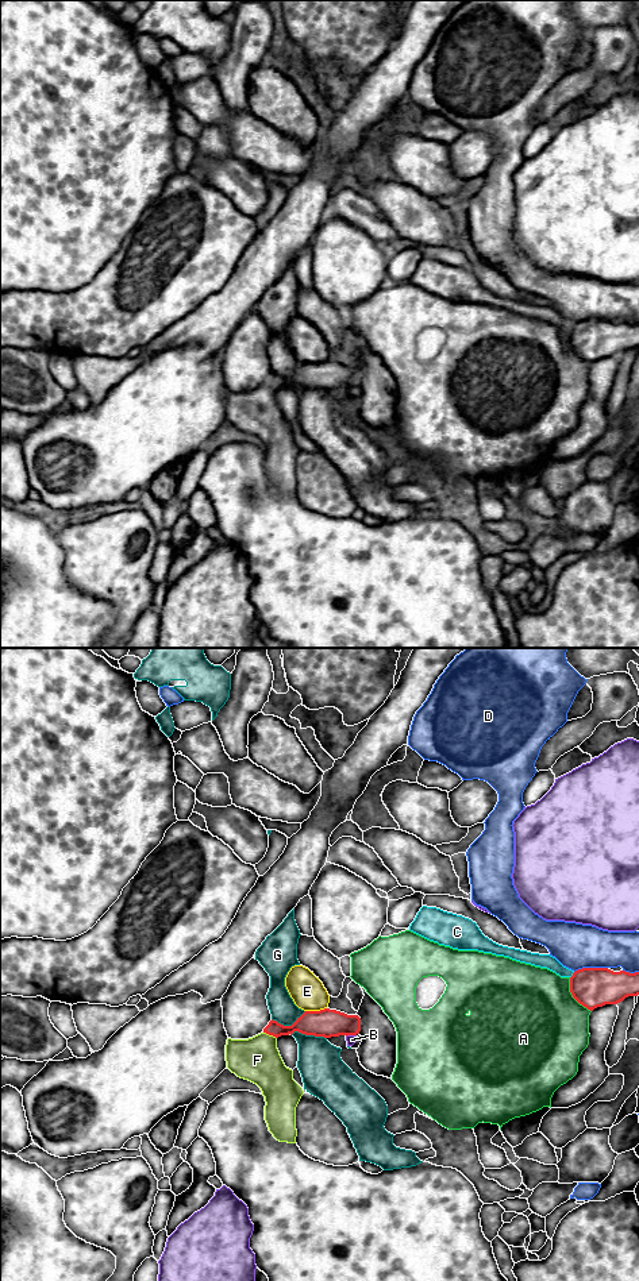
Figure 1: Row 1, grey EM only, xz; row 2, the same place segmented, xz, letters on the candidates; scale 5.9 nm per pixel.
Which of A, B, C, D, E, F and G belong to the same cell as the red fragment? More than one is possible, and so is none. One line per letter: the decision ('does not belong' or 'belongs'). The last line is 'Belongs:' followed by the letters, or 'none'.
A: does not belong
B: does not belong
C: does not belong
D: does not belong
E: does not belong
F: does not belong
G: does not belong
Belongs: none

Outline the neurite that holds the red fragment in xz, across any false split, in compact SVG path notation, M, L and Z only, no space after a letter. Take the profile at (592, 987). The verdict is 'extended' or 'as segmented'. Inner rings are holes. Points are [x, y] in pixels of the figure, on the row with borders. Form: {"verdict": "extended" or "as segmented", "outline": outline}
{"verdict": "as segmented", "outline": "M582 968L570 977L570 992L590 1011L605 1004L617 1004L628 996L639 995L639 972Z"}

